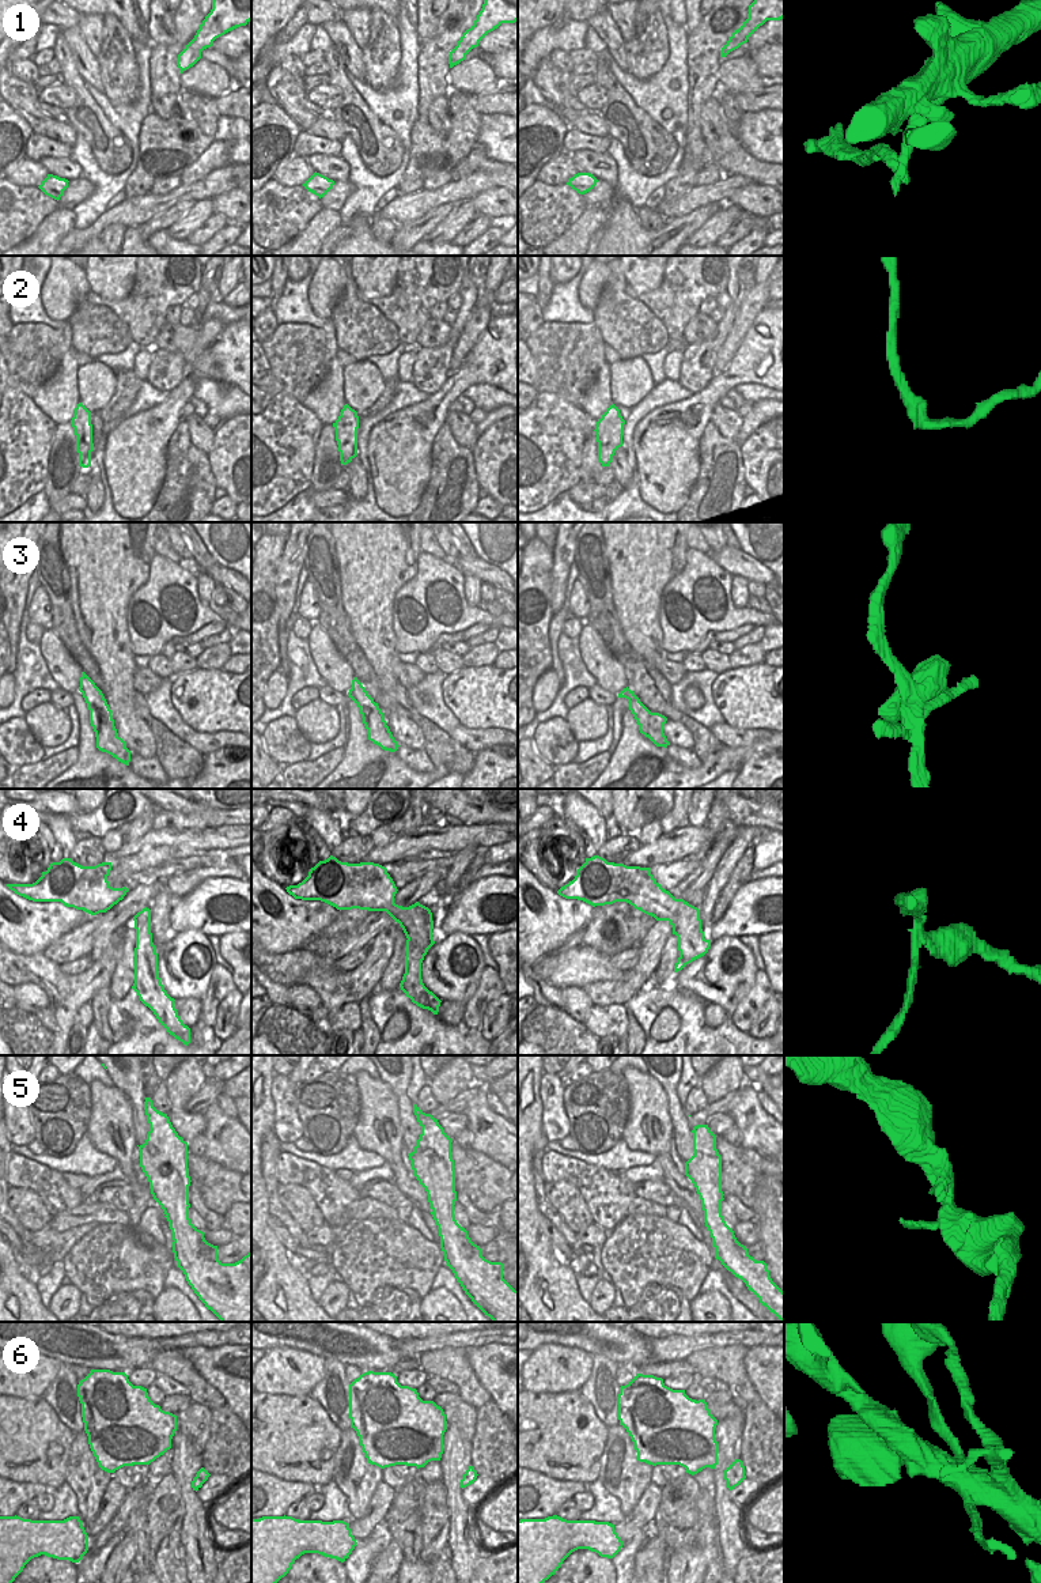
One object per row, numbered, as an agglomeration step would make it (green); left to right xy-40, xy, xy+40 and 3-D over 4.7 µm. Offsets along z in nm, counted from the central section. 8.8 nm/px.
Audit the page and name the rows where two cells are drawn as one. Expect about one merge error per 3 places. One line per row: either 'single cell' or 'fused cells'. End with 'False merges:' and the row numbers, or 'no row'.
1: fused cells
2: fused cells
3: fused cells
4: fused cells
5: single cell
6: single cell
False merges: 1, 2, 3, 4

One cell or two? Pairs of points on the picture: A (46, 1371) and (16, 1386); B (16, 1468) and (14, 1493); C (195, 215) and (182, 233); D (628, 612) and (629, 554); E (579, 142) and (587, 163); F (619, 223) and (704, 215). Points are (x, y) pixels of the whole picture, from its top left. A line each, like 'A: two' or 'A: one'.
A: one
B: two
C: one
D: one
E: two
F: one

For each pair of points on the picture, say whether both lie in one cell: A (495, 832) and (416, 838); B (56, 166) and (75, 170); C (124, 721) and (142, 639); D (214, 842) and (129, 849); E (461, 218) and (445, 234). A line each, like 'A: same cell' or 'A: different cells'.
A: same cell
B: same cell
C: different cells
D: same cell
E: same cell

